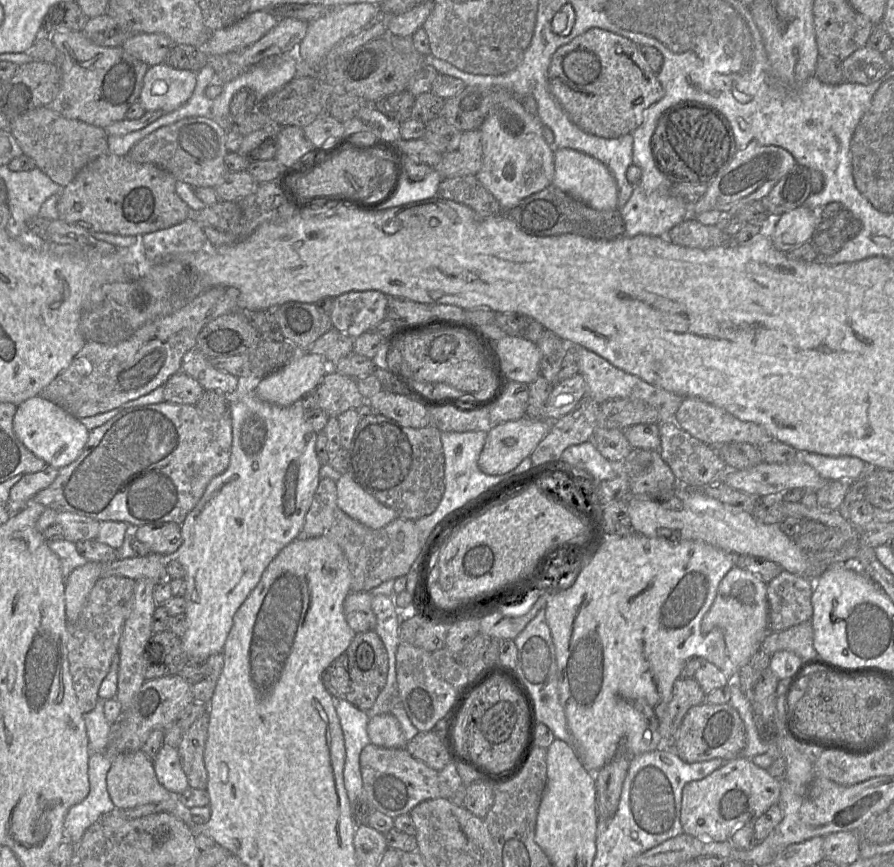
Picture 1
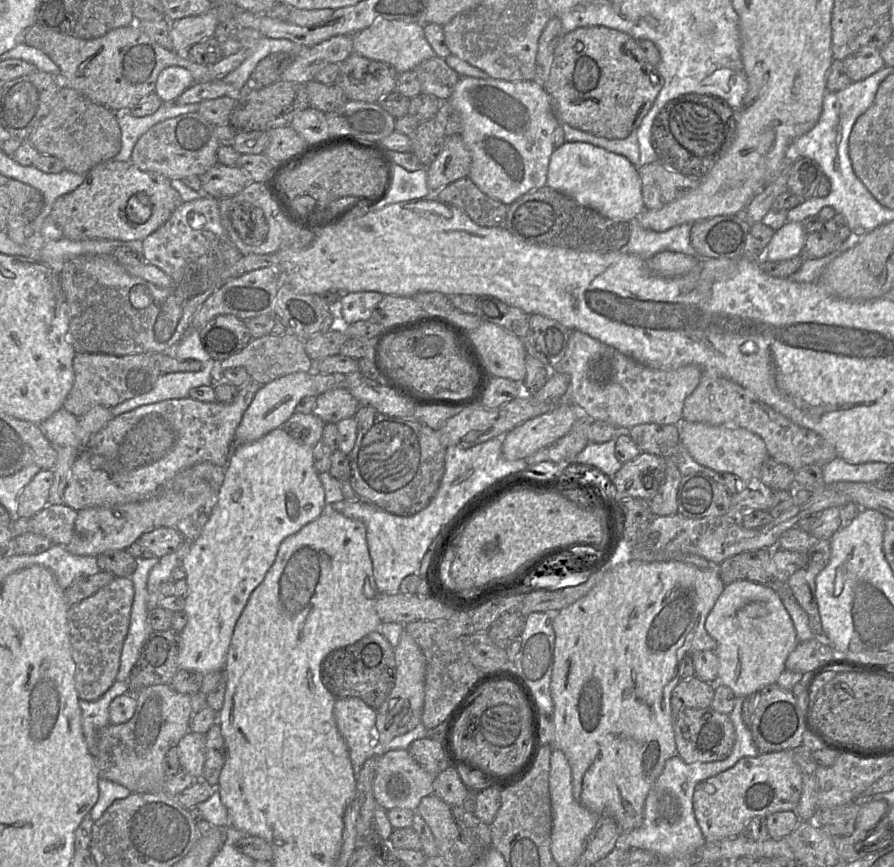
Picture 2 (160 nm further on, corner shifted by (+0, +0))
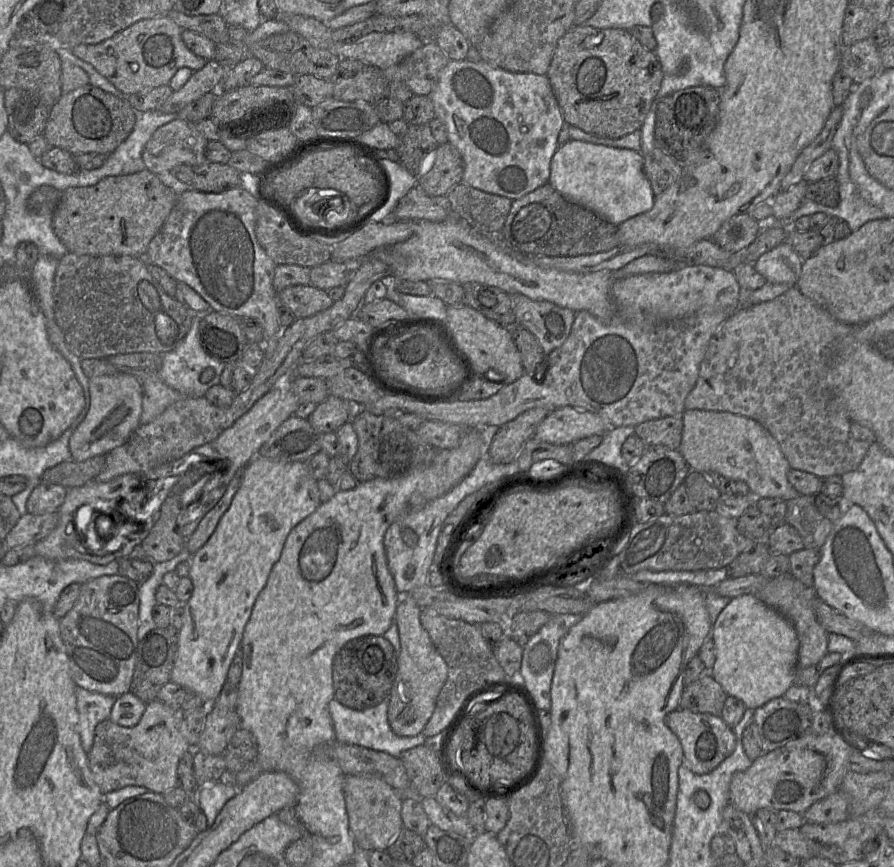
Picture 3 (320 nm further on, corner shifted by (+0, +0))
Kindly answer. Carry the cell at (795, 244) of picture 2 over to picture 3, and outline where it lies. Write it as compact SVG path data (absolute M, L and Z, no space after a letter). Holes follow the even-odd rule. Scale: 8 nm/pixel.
M784 241L762 254L753 266L769 283L787 283L796 286L803 262L794 248Z

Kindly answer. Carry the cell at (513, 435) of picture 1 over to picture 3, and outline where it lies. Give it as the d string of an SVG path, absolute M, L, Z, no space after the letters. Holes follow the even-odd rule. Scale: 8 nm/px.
M564 406L550 411L533 437L554 445L572 445L592 435L604 435L609 428L601 417L589 411Z

